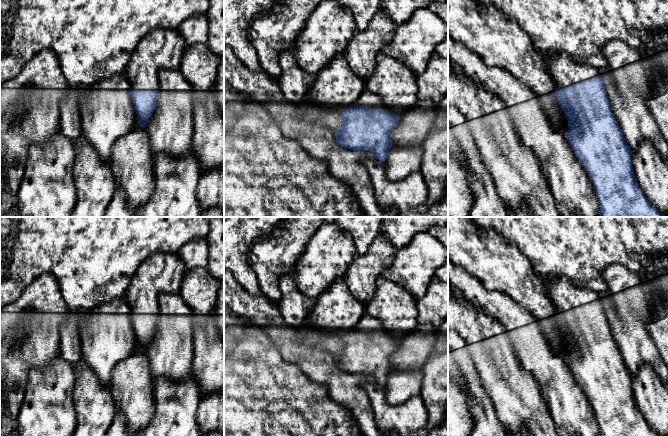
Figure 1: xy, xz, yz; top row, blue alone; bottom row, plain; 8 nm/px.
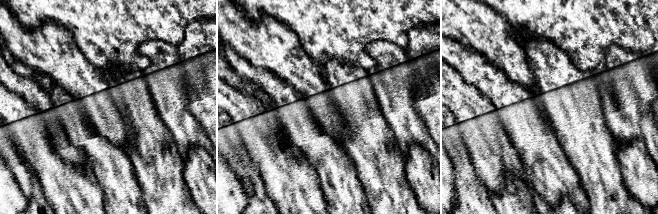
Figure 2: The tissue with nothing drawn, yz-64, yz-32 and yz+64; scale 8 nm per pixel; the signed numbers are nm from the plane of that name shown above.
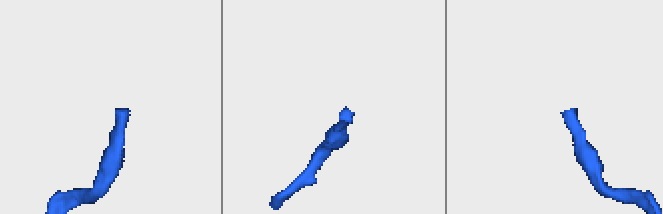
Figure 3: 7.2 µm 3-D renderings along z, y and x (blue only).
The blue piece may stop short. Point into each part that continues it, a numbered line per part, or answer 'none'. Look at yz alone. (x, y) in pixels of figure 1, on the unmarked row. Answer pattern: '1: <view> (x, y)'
1: yz (564, 295)

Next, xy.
1: xy (161, 272)

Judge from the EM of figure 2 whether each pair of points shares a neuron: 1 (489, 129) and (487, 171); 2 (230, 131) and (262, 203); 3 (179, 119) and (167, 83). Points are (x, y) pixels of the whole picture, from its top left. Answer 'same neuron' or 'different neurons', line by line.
1: same neuron
2: same neuron
3: same neuron

